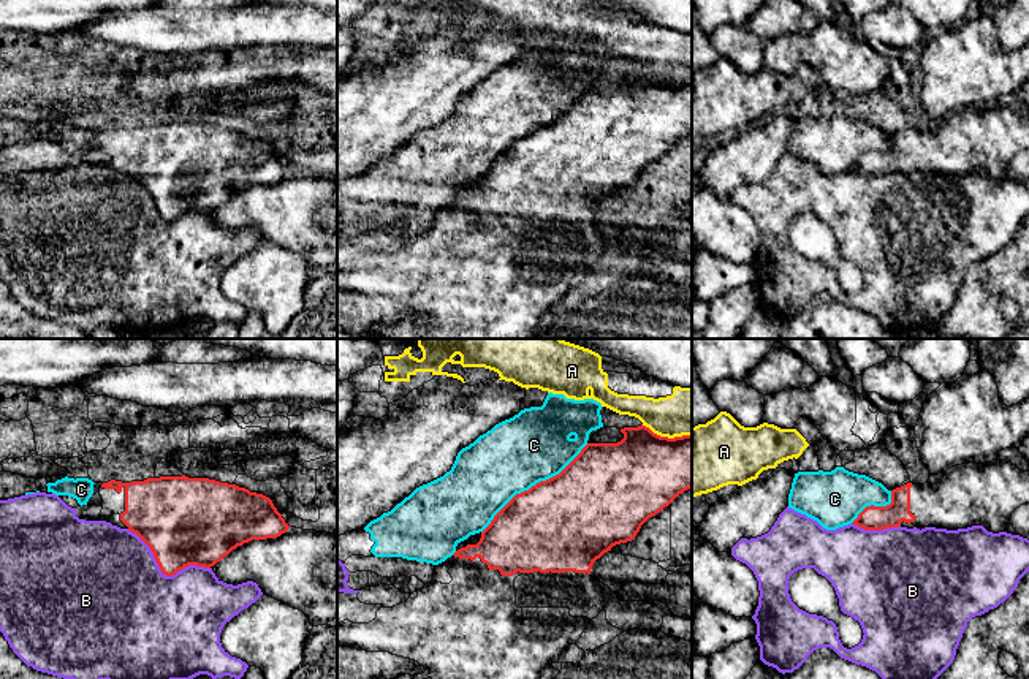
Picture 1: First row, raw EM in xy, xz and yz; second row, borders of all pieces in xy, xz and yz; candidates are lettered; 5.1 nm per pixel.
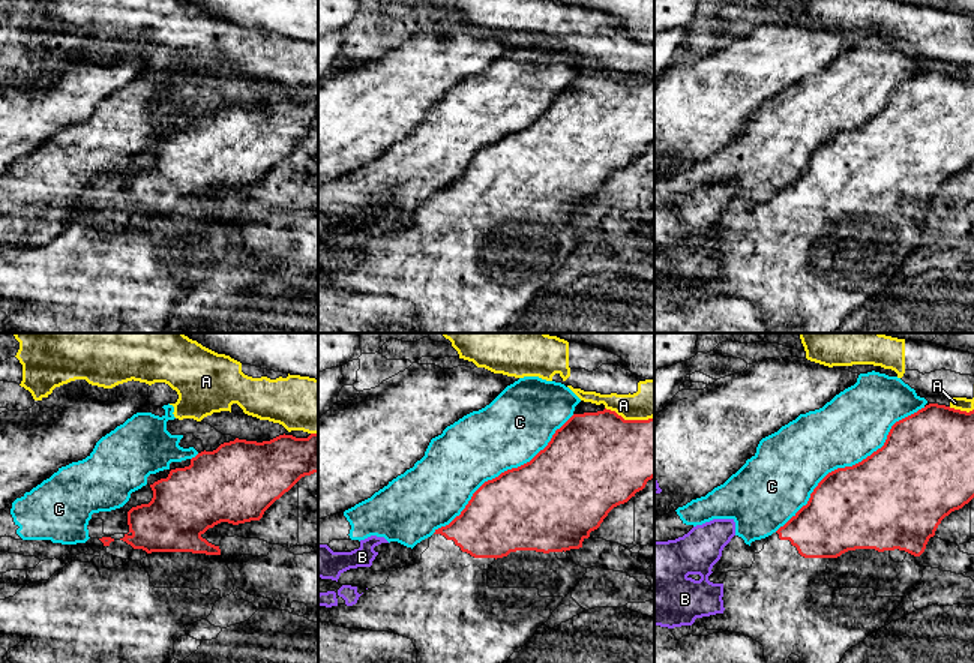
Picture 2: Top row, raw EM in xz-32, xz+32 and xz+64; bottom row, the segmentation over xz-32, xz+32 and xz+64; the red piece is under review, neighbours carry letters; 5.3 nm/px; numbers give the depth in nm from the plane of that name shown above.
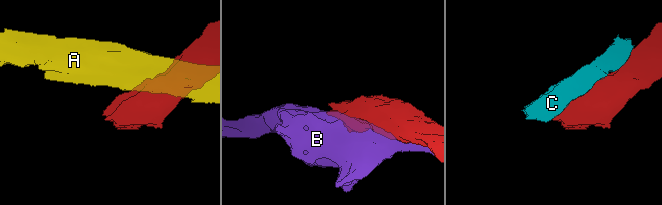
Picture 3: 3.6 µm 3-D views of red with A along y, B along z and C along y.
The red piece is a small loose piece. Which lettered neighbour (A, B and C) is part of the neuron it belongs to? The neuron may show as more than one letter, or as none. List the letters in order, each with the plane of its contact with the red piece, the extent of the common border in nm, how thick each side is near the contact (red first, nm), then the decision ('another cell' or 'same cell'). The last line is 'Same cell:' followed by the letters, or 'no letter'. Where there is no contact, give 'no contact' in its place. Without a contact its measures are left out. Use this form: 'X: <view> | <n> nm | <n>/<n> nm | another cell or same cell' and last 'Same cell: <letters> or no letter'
A: xz | 260 nm | 400/240 nm | another cell
B: xy | 460 nm | 380/500 nm | another cell
C: xz | 700 nm | 480/360 nm | another cell
Same cell: no letter

